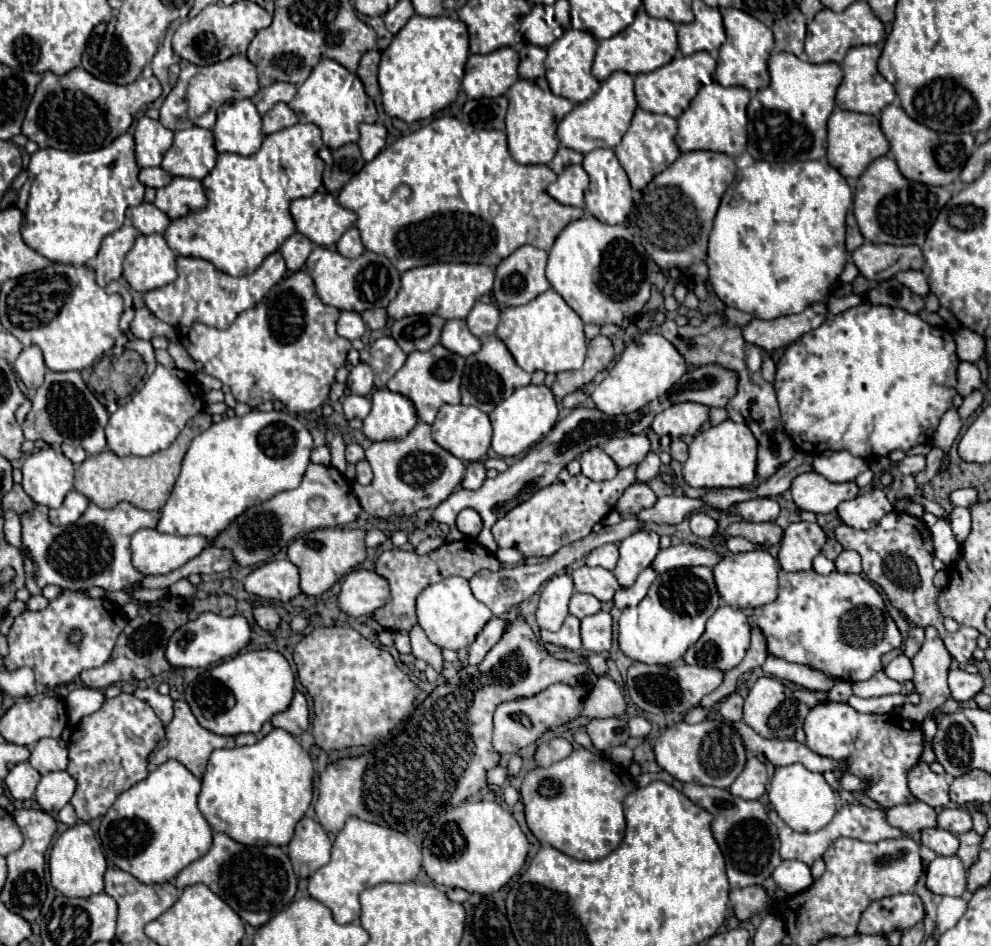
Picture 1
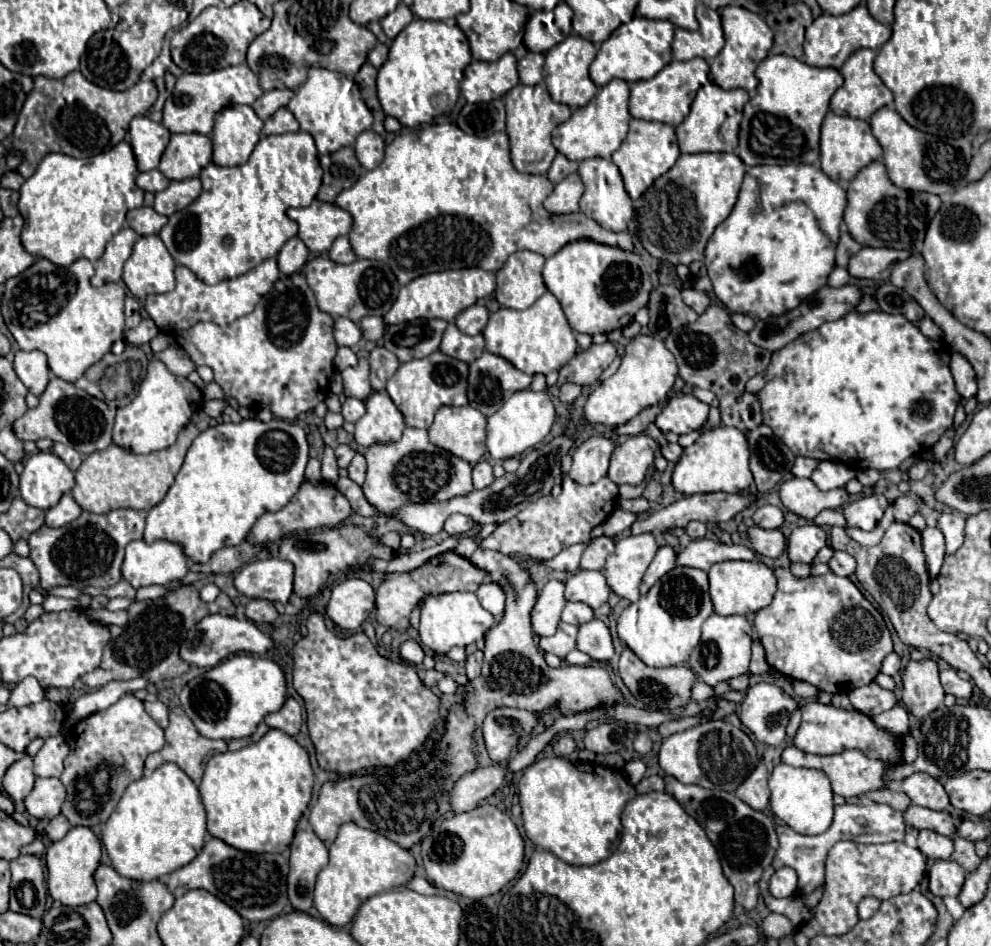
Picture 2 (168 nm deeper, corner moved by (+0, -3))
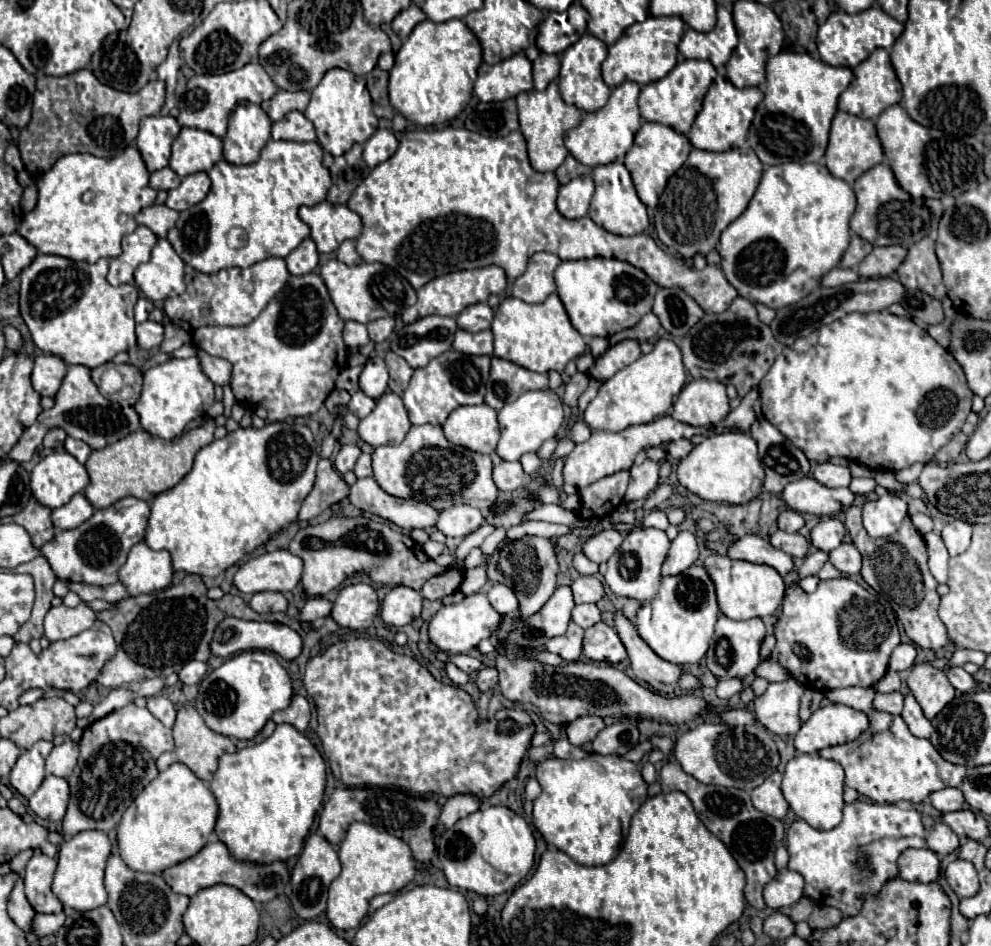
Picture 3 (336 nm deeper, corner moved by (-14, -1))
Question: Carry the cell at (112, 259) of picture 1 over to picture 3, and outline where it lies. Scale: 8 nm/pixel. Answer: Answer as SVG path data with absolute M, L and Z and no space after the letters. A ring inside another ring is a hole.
M138 226L132 234L124 236L122 254L116 258L110 258L108 282L112 286L132 284L134 282L134 270L140 264L150 260L150 252L152 252L156 242L158 242L156 234L146 226Z

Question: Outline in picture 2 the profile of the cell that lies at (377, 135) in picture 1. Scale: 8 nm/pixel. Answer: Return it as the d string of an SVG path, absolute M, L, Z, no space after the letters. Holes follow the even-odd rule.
M364 130L356 138L356 156L366 170L376 168L384 158L384 140L374 130Z

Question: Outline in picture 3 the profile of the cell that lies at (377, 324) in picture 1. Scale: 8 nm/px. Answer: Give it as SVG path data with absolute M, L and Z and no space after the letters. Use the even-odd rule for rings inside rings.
M382 318L368 324L372 342L384 342L392 334L392 330L394 330L394 318Z

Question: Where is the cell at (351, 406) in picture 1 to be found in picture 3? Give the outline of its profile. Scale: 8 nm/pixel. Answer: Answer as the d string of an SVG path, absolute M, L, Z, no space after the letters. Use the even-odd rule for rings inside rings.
M362 390L354 392L352 400L348 402L348 410L358 418L366 418L374 410L374 406L376 406L376 402L370 396L366 396Z

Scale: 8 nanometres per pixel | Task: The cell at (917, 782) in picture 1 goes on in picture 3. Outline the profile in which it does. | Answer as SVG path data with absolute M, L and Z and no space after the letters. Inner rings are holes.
M944 788L942 792L934 792L934 796L930 796L932 806L940 812L956 812L962 810L964 806L964 796L958 788Z

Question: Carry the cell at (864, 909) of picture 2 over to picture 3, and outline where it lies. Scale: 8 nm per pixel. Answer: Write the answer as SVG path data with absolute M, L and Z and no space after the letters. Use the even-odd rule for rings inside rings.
M854 800L852 804L844 804L844 818L832 830L816 830L804 820L796 820L786 832L786 850L790 854L788 870L796 870L804 876L804 896L814 900L818 906L834 906L844 916L856 916L862 908L860 894L878 892L884 882L898 876L898 856L906 848L924 848L924 826L920 822L920 812L912 808L912 804L876 804L866 800ZM860 858L866 858L866 866L860 866Z

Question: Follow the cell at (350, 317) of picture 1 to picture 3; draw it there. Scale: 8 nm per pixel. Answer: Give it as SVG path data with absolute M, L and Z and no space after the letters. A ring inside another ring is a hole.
M354 320L346 322L346 326L344 326L344 342L346 342L348 348L362 348L362 346L366 346L370 342L366 326L358 324Z

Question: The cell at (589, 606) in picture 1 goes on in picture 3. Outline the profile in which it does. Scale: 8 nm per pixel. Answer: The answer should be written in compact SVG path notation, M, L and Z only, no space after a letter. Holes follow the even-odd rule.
M580 604L572 610L572 620L580 628L590 628L596 622L600 622L600 610L598 610L596 604Z

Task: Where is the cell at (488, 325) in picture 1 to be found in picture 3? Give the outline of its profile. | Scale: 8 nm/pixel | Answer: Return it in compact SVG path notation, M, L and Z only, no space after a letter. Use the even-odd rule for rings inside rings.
M472 304L458 314L456 322L458 322L458 328L462 328L462 330L480 332L480 330L490 328L492 318L494 318L494 314L488 304Z

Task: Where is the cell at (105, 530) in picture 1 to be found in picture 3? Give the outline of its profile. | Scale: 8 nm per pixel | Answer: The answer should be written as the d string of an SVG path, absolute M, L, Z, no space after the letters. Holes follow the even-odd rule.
M124 498L116 504L96 510L90 520L74 530L58 530L54 540L44 544L42 556L52 562L52 570L58 578L70 582L84 582L106 586L118 582L118 568L126 562L130 548L144 540L146 516L150 516L150 506L138 498Z

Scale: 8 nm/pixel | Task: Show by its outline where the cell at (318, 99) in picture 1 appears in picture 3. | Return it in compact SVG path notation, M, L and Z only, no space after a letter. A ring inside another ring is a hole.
M332 68L324 74L322 82L312 90L304 116L316 126L320 146L332 156L342 156L356 142L366 142L378 128L378 118L372 112L372 98L366 90L366 80L342 68Z

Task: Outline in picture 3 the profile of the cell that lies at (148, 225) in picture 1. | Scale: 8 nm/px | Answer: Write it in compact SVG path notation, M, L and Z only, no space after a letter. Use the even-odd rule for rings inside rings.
M148 206L148 208L142 208L138 214L136 214L136 222L150 228L158 238L166 238L168 230L174 226L174 222L178 220L178 212L168 208L168 206Z

